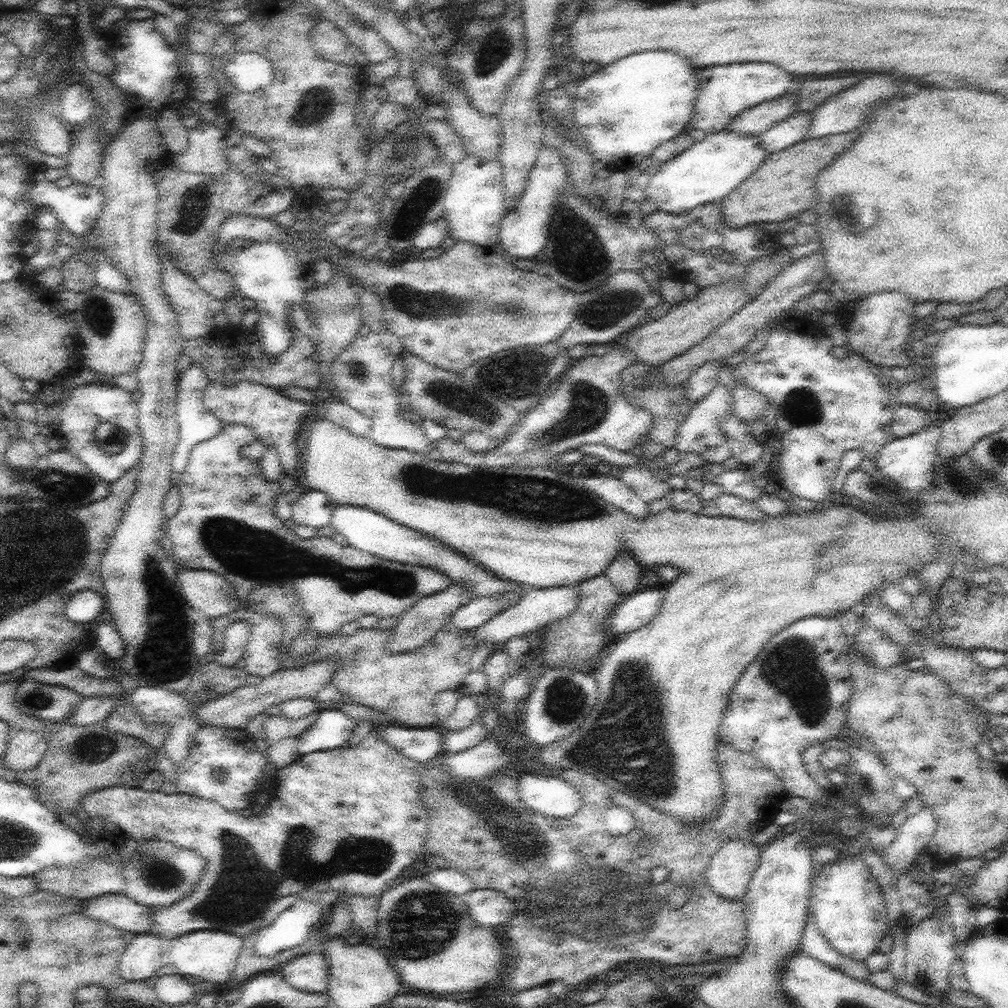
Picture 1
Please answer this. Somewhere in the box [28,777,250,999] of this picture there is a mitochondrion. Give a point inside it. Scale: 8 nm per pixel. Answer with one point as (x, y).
(163, 876)

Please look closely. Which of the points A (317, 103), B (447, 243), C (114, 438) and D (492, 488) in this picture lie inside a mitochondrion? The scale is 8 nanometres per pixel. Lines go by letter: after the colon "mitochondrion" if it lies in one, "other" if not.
A: mitochondrion
B: other
C: mitochondrion
D: mitochondrion

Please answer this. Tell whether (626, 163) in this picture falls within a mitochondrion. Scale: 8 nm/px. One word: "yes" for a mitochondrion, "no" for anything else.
no

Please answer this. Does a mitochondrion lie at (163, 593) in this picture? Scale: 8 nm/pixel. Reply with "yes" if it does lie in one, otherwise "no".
yes

